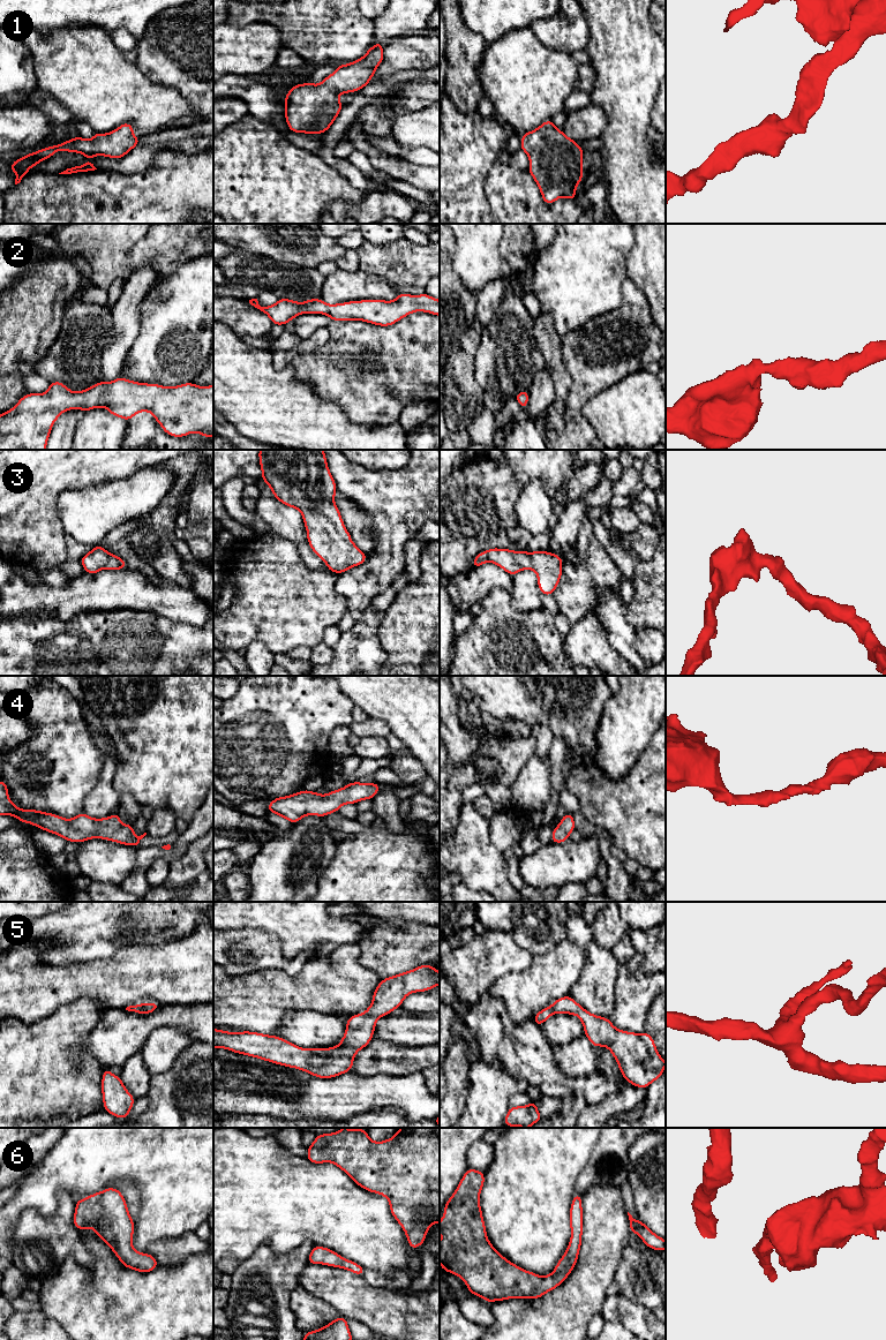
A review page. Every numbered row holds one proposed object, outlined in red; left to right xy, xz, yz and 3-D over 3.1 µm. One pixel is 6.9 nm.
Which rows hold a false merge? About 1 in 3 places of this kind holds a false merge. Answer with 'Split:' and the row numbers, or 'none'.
Split: none

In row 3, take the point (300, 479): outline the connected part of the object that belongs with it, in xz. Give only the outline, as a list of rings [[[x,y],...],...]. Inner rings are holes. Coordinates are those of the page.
[[[260,450],[258,458],[261,479],[280,503],[302,513],[308,543],[329,571],[338,574],[366,562],[335,505],[337,485],[324,450]]]

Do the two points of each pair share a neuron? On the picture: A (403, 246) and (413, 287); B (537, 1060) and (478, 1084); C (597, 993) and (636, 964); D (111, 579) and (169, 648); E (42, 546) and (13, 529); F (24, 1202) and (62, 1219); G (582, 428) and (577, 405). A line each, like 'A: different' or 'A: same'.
A: same
B: different
C: different
D: different
E: same
F: different
G: same

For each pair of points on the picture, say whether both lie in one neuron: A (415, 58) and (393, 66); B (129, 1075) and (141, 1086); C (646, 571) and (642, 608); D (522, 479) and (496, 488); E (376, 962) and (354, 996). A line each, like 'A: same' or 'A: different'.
A: same
B: same
C: same
D: different
E: different

